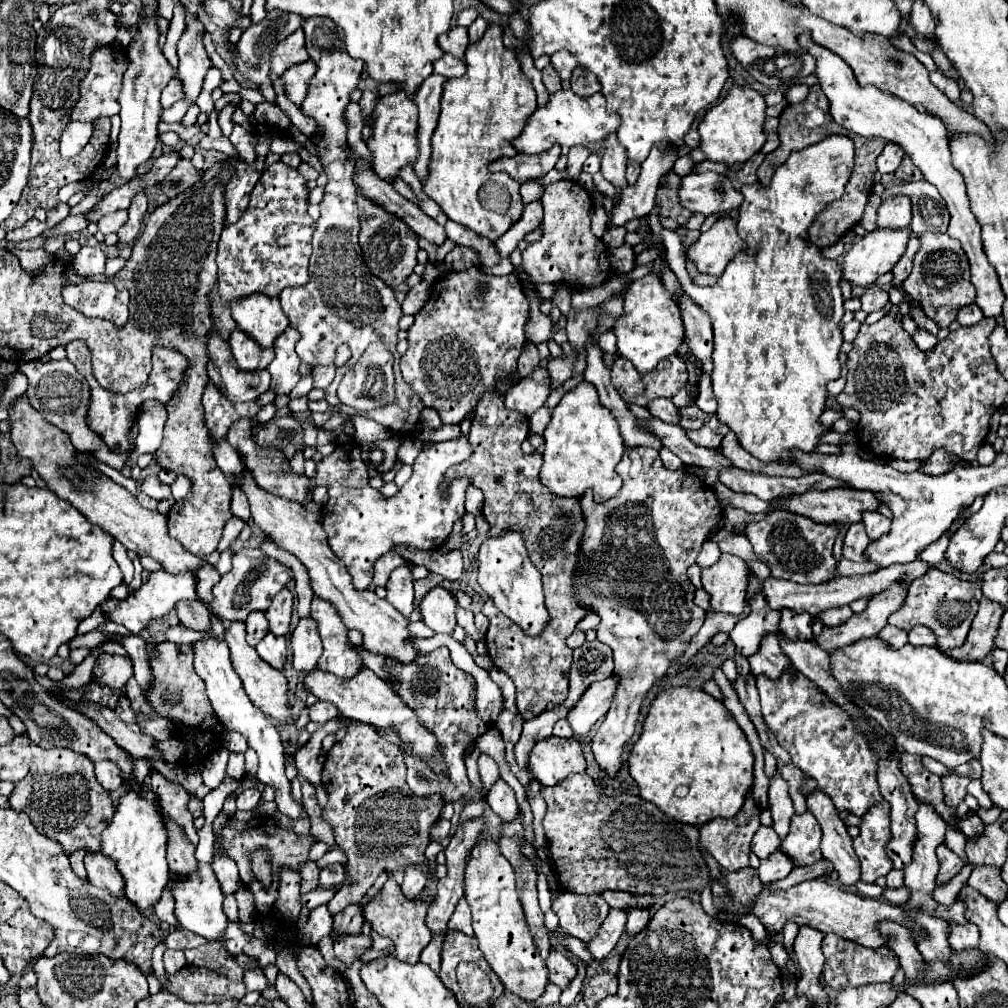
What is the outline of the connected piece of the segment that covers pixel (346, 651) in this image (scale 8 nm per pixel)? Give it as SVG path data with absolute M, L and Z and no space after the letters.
M315 596L311 602L311 616L317 620L319 636L323 640L323 656L319 658L319 668L333 672L335 676L353 676L363 666L363 662L349 646L347 630L341 624L337 610L329 602Z

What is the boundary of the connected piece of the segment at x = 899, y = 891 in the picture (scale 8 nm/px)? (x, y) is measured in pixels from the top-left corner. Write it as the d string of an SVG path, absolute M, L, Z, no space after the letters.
M885 888L883 890L883 898L889 902L889 904L895 904L895 906L899 906L899 904L903 904L907 898L909 898L909 890L907 888Z

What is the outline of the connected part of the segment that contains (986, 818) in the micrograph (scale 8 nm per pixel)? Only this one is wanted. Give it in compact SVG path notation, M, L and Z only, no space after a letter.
M993 806L992 808L986 809L979 807L975 814L978 815L985 824L991 824L993 822L996 822L1000 816L1001 809L997 806Z

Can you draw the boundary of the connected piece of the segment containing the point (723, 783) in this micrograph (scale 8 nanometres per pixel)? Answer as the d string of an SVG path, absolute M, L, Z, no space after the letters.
M687 686L669 688L655 696L645 716L643 732L629 752L627 764L639 786L641 798L653 802L669 818L693 826L703 826L717 816L733 818L743 806L745 794L753 784L753 752L731 712L723 706L723 702L715 700L707 692Z

